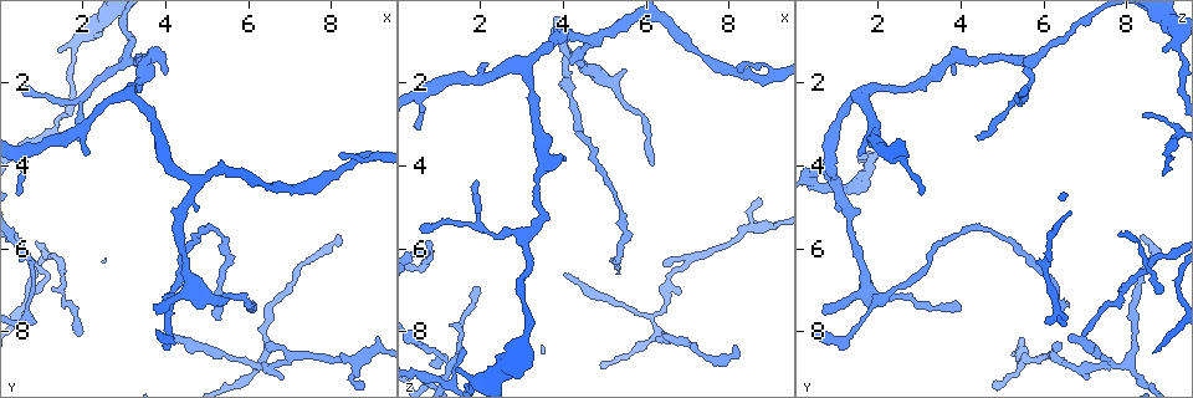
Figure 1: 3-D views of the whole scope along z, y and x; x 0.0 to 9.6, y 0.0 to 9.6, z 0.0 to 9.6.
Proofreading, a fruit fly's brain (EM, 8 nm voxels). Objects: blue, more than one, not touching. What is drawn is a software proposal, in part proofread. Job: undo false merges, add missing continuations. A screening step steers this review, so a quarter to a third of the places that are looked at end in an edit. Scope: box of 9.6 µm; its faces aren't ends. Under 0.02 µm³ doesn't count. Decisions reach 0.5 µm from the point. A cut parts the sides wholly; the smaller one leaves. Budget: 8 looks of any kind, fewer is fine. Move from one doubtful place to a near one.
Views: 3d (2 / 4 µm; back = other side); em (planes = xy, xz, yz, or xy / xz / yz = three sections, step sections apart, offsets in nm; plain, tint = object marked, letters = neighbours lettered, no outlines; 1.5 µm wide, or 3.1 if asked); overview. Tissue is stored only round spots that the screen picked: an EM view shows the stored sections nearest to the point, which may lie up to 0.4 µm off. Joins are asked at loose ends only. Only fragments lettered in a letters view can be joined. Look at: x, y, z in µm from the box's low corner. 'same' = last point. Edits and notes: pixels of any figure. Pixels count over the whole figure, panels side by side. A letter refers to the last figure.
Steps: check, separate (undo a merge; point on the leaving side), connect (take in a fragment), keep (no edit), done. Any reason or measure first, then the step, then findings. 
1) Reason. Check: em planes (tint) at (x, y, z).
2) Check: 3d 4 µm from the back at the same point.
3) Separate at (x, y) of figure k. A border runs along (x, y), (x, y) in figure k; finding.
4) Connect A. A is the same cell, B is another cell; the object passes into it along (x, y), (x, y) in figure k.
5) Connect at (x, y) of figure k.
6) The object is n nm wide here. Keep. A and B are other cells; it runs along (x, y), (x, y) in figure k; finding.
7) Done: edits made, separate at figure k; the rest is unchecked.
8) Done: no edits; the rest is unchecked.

Tapers out. Check: em planes (letters) at (5.20, 7.75, 6.30).

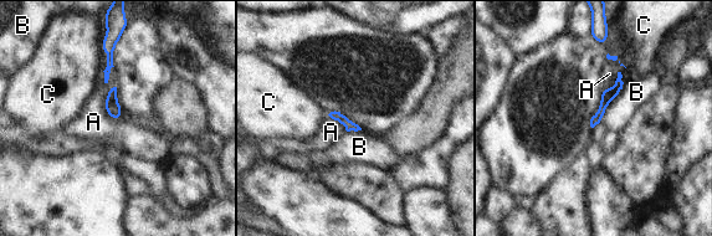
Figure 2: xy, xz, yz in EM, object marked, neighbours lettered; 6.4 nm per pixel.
The longest contact is with B, 280 nm. Connect A. A is the same cell, B and C are other cells; the object passes into it along (113, 109), (104, 106), (93, 122) in figure 2; the neuron continues.

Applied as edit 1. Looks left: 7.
An open end. Check: em yz step 8 (letters) at (1.80, 8.05, 6.95).

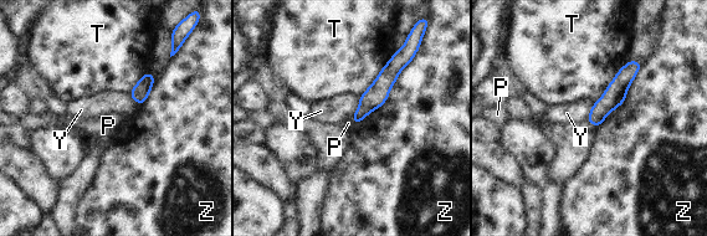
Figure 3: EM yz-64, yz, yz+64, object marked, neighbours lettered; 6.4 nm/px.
Check: em planes (letters) at the same point.

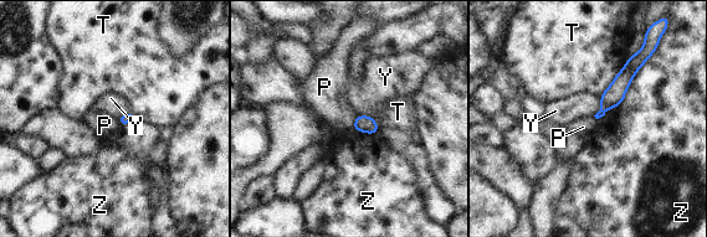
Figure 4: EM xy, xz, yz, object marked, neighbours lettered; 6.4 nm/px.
Keep. P, T, Y and Z are other cells; a border runs along (357, 116), (352, 127) in figure 4; no lettered fragment goes on from it.

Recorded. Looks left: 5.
Thin end. Check: 3d 4 µm at (6.20, 7.35, 3.95).

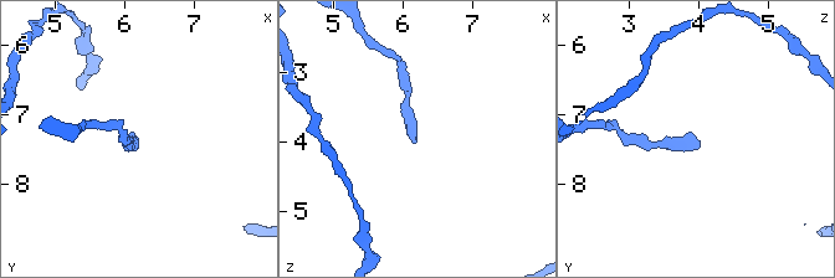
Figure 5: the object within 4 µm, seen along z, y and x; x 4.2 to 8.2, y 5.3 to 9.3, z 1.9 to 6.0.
Need the tissue. Check: em xy step 8 (letters) at (6.15, 7.35, 4.05).

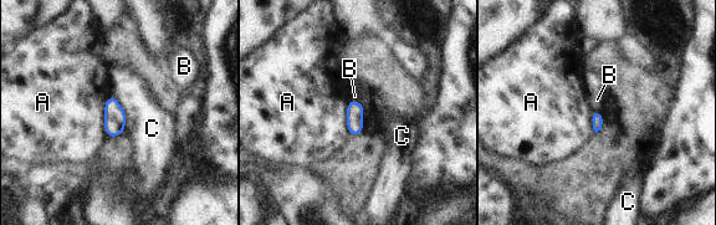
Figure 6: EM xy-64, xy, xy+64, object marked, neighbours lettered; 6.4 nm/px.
The object is 80 nm wide here. Keep. A, B and C are other cells; no lettered fragment goes on from it.

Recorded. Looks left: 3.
Done: edits made, connect at figure 2; the rest is unchecked.

